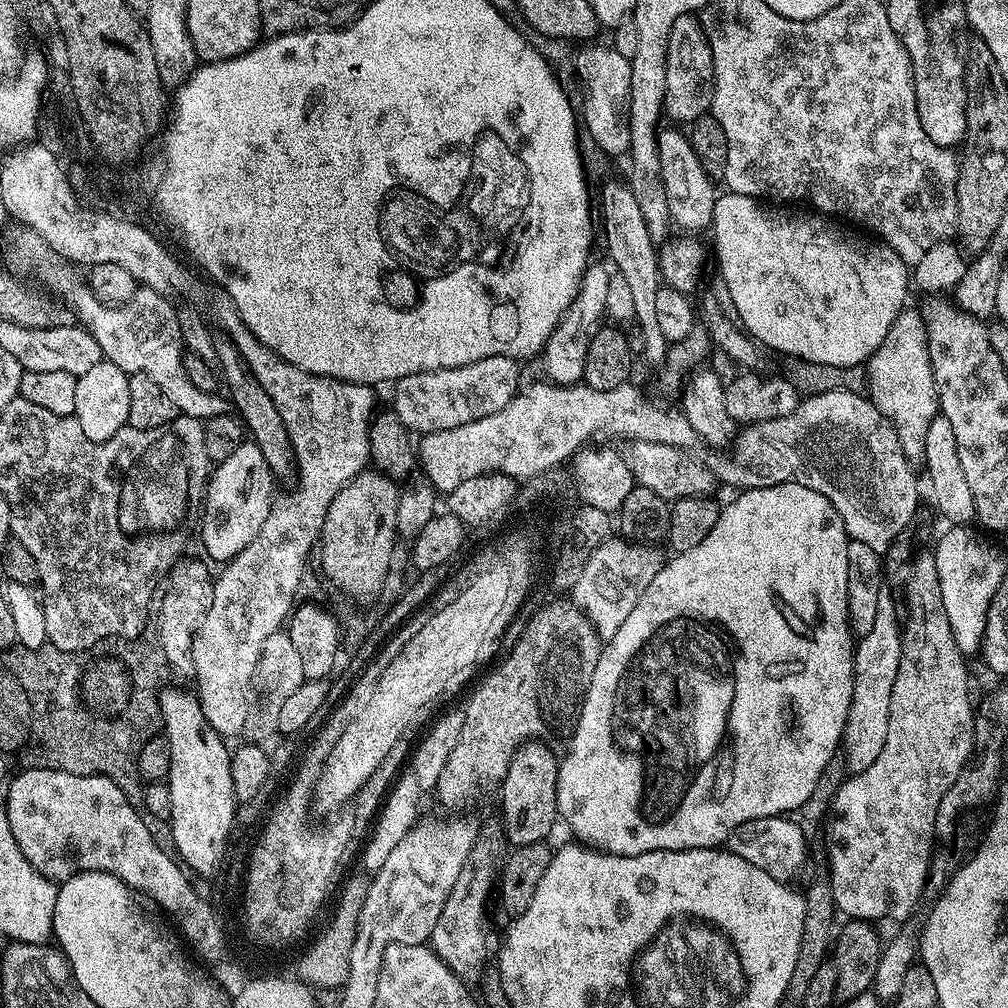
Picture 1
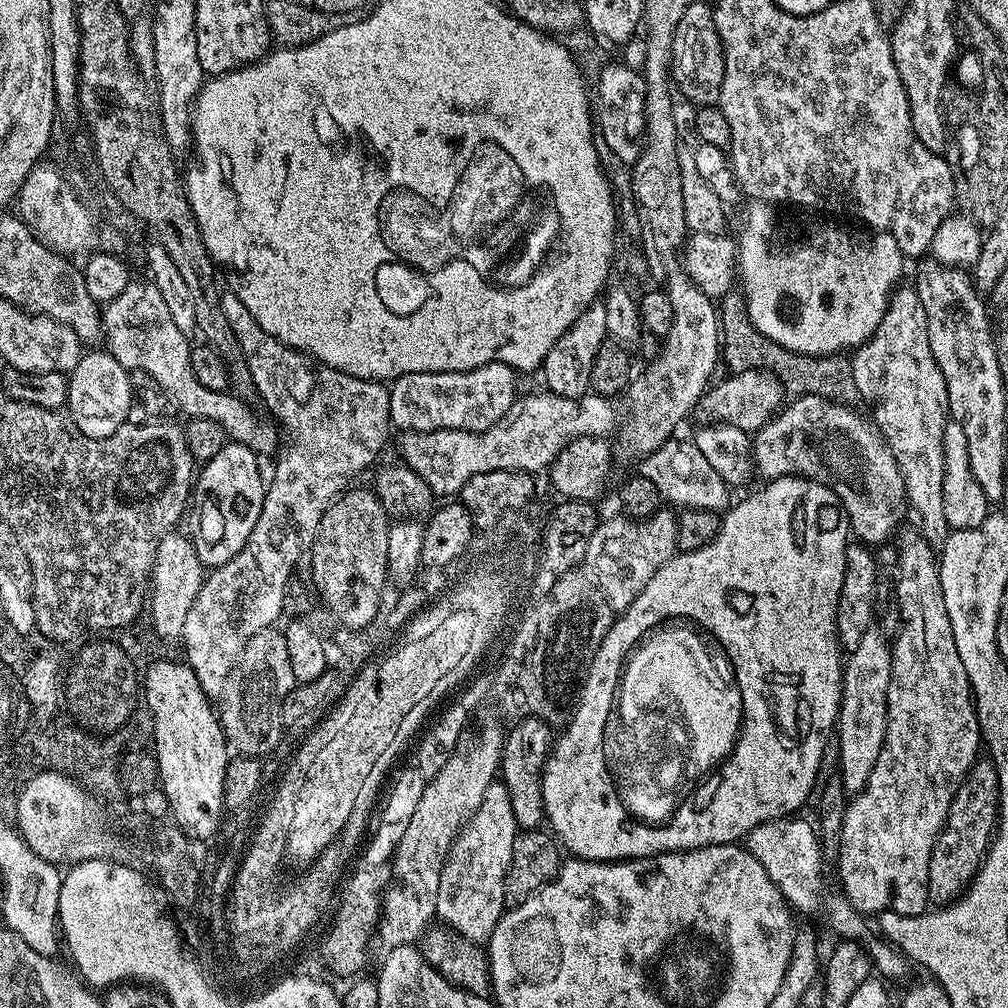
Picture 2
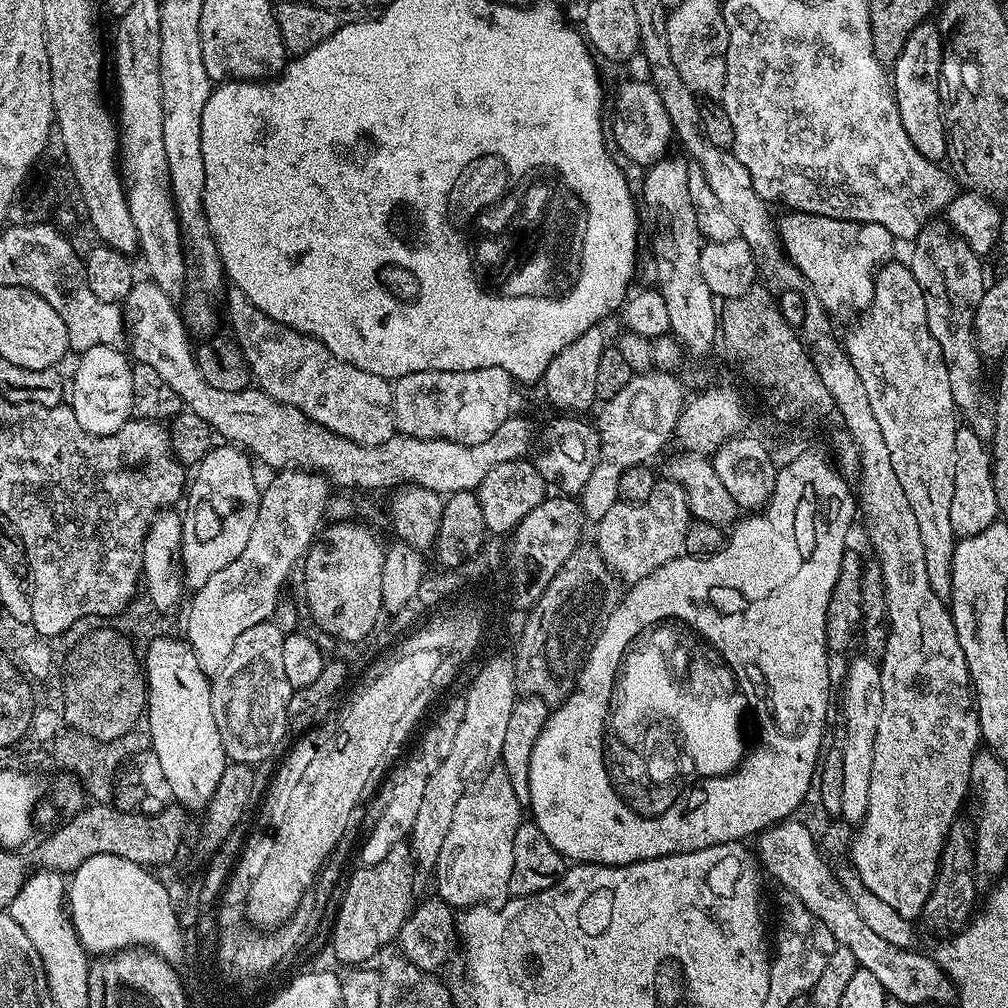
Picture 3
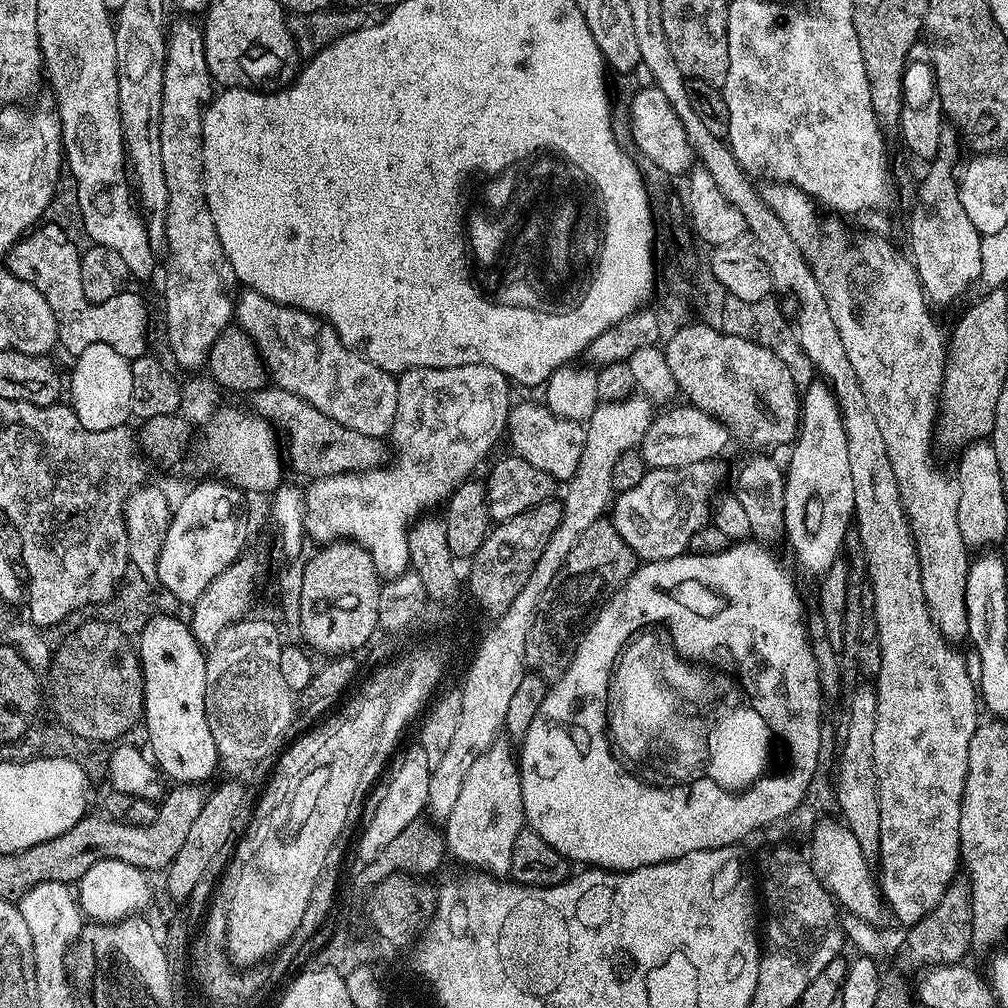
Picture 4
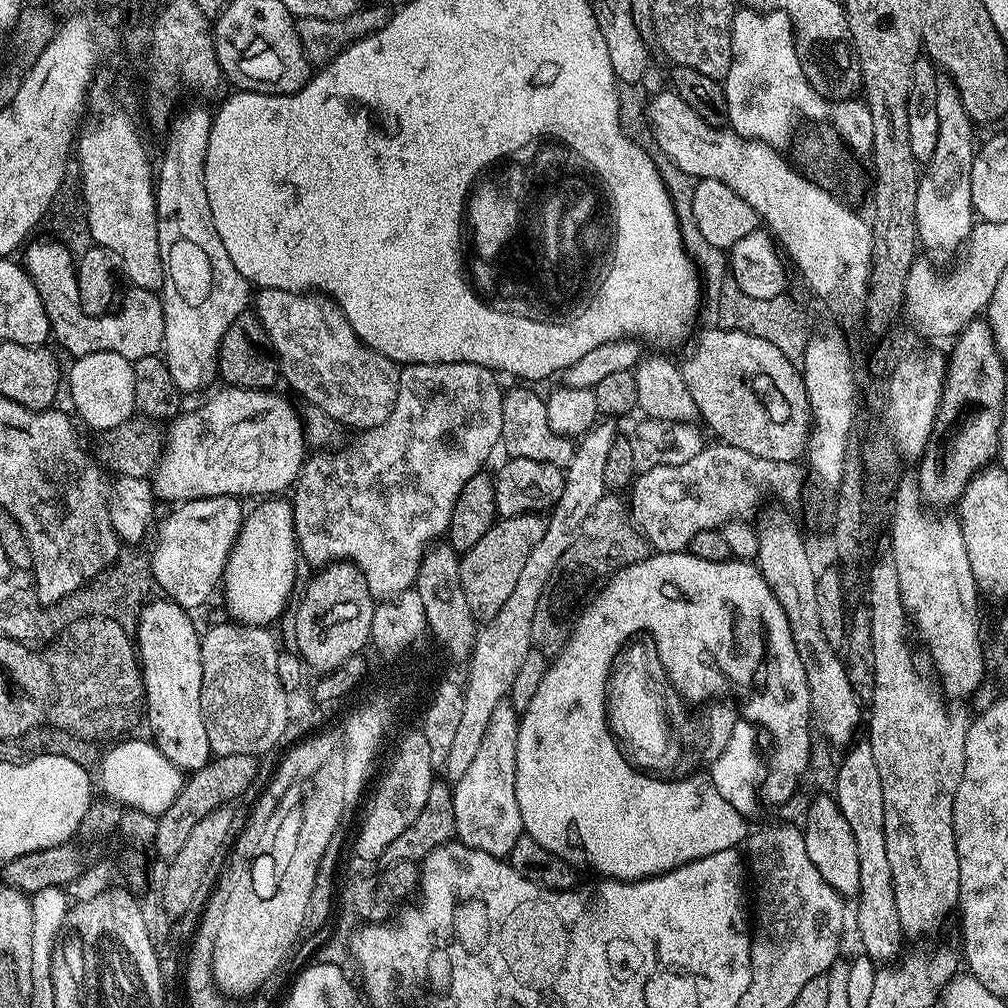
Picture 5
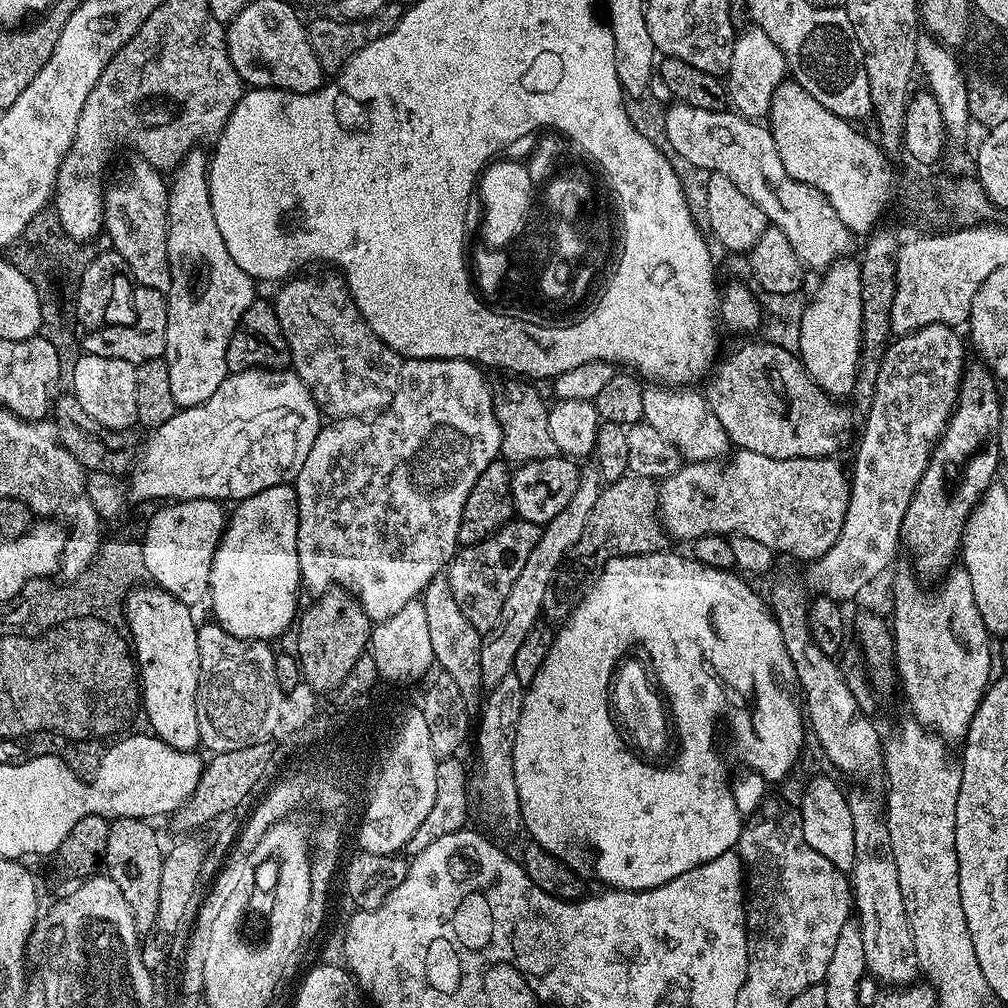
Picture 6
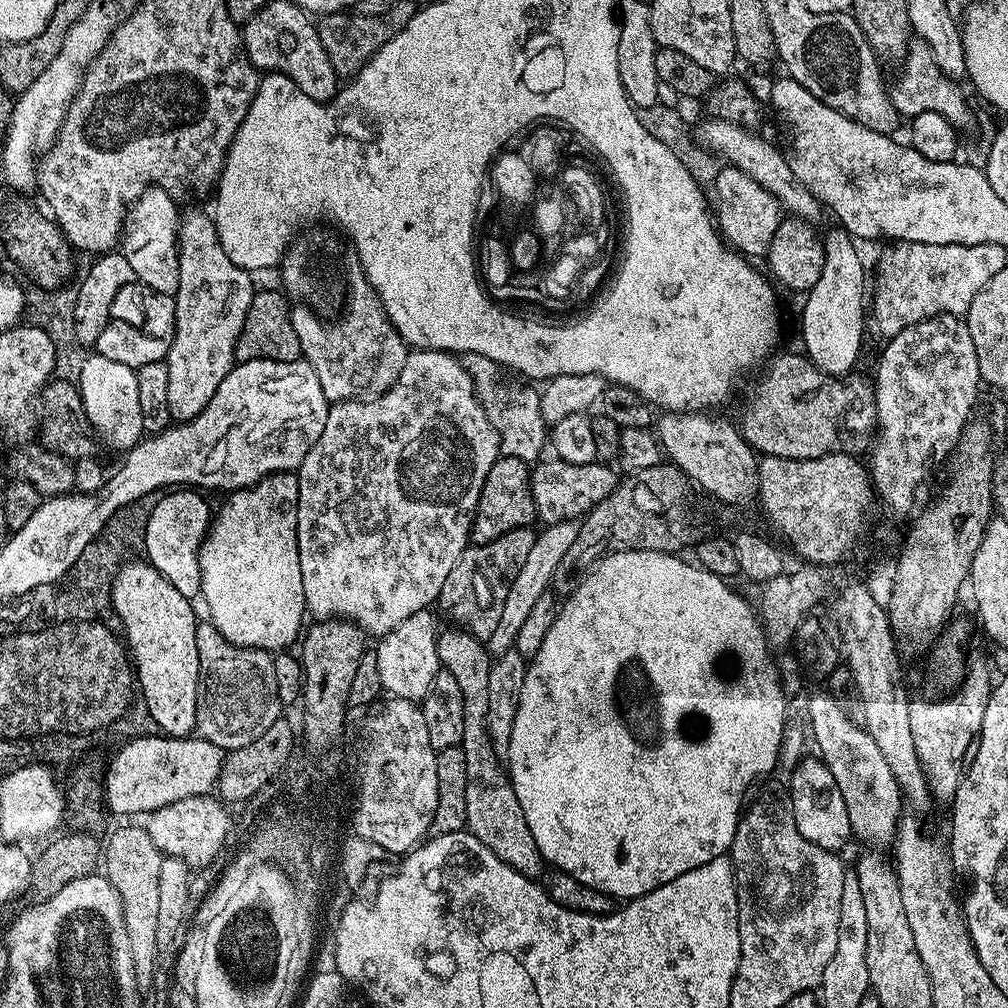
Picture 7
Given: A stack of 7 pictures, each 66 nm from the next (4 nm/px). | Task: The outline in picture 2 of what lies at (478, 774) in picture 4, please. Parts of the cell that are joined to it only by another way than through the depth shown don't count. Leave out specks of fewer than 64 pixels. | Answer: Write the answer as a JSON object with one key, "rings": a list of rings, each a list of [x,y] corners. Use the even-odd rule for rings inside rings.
{"rings":[[[493,782],[482,802],[472,809],[464,821],[448,852],[448,861],[440,872],[436,920],[466,941],[487,941],[506,911],[504,883],[506,870],[510,866],[510,854],[514,854],[517,831],[510,794],[503,782]]]}

